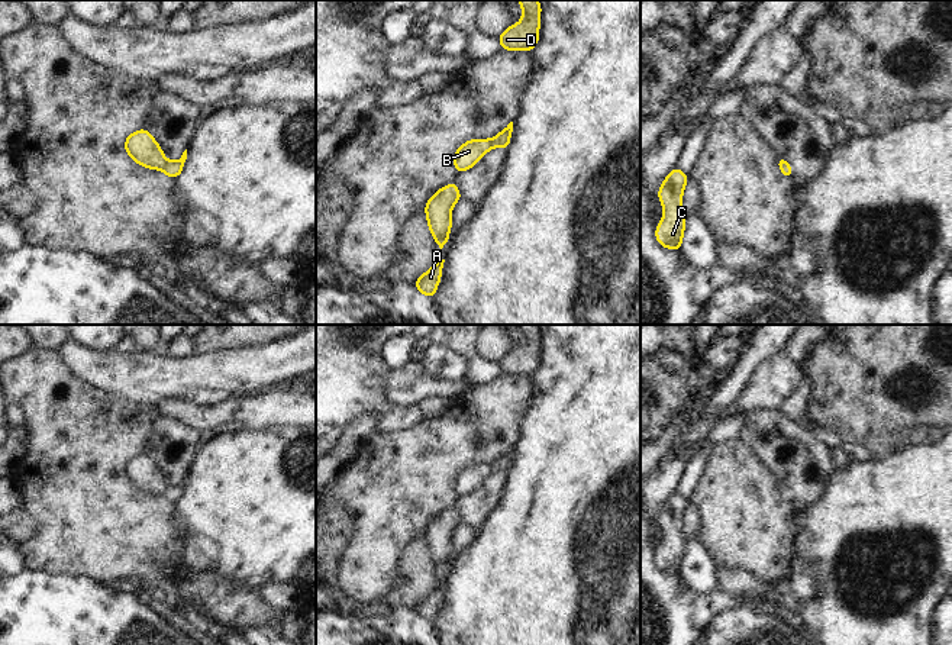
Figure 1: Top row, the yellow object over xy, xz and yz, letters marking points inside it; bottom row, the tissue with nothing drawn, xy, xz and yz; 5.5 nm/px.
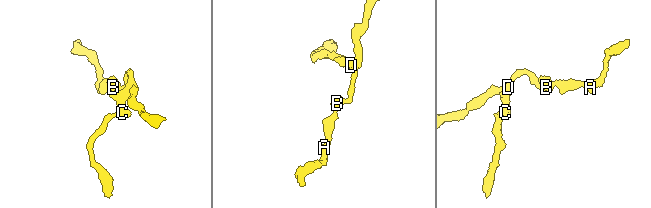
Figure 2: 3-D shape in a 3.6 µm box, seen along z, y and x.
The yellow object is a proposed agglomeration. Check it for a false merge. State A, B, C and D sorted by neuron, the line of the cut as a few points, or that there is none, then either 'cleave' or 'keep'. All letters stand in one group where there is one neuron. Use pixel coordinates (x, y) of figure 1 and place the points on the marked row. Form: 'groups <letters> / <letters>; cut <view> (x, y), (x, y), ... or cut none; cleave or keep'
groups A B C D; cut none; keep

